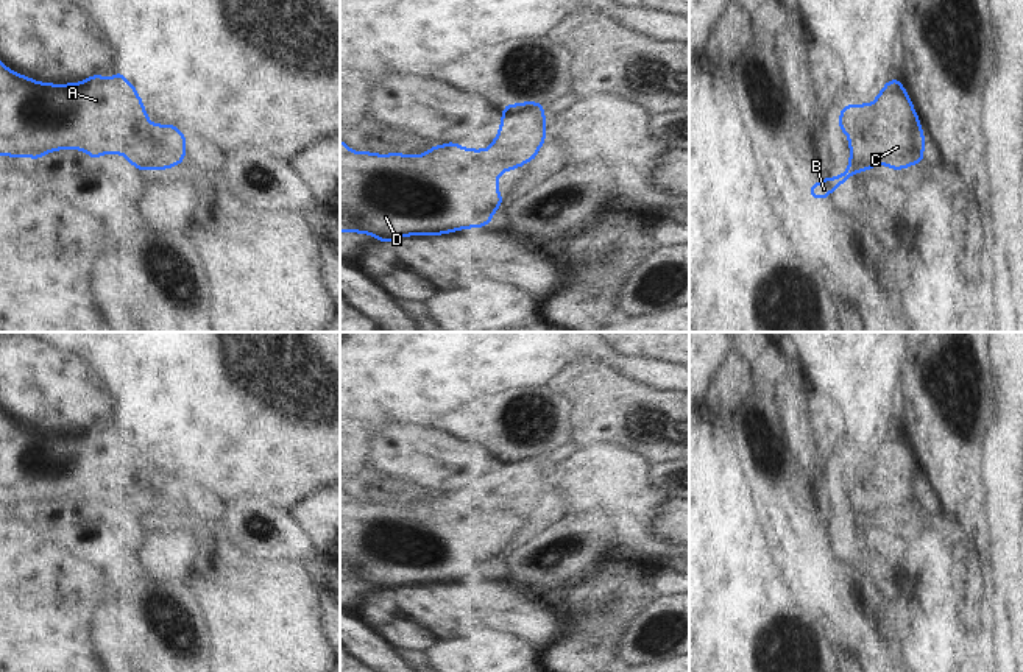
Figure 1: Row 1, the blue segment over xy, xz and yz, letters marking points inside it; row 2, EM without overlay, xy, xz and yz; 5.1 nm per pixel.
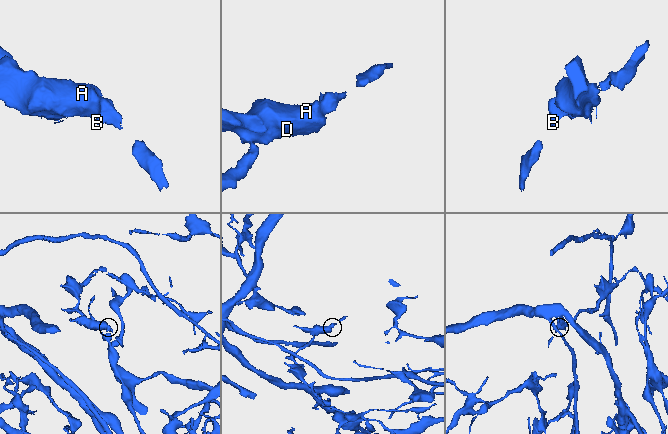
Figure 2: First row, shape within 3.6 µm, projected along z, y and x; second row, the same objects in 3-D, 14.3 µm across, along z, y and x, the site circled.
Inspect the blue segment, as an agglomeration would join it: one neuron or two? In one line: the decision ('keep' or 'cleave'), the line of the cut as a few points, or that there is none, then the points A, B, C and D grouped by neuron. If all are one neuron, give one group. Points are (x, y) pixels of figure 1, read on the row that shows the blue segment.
keep; no cut; A B C D

